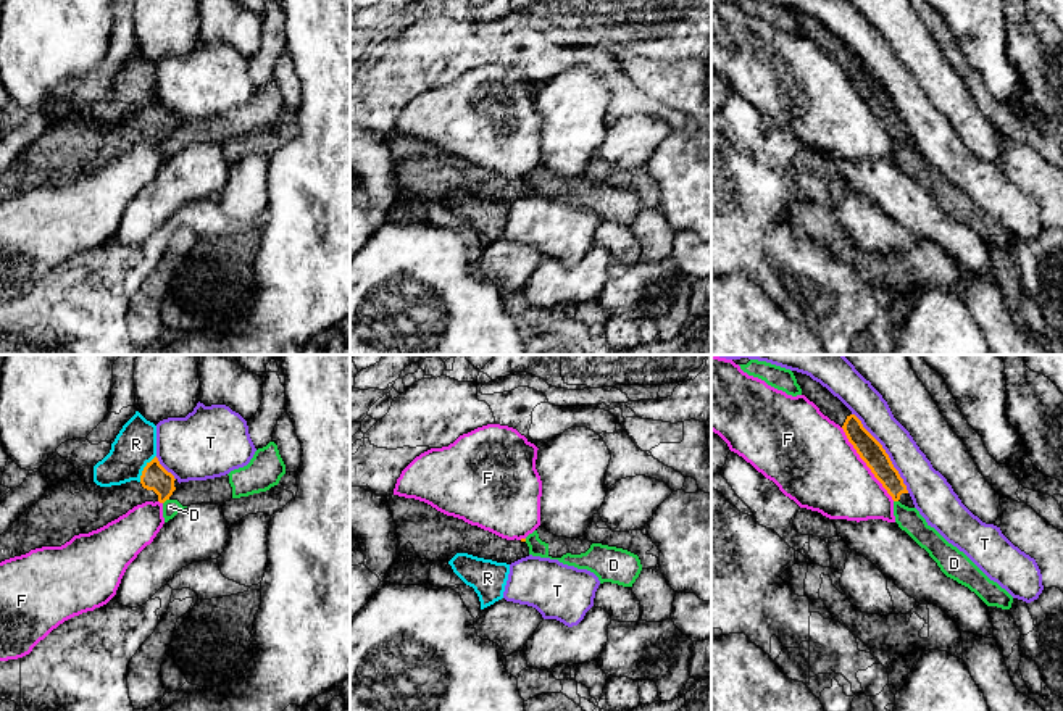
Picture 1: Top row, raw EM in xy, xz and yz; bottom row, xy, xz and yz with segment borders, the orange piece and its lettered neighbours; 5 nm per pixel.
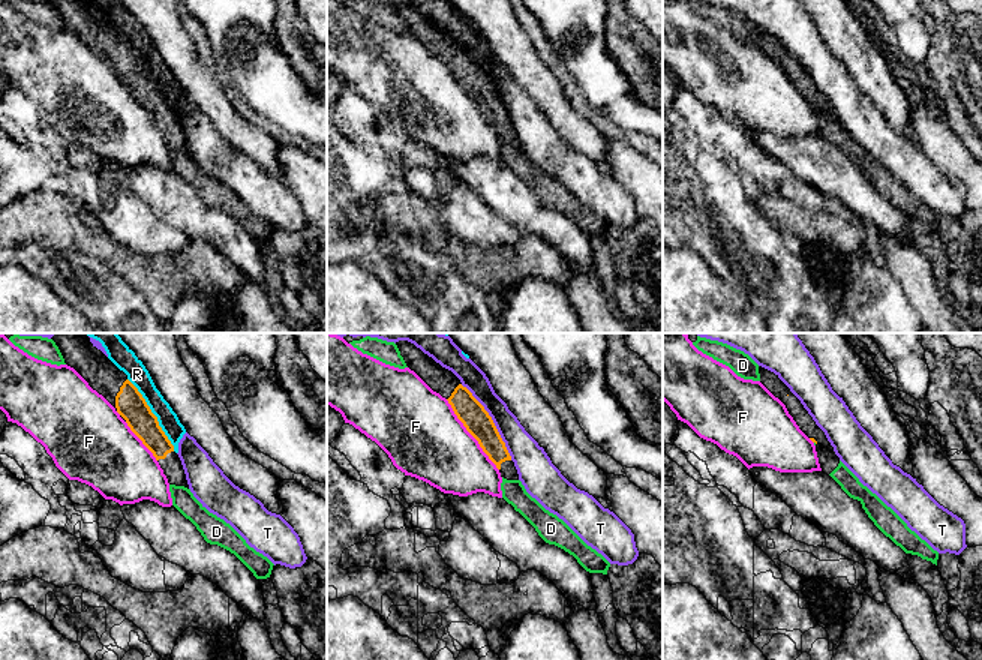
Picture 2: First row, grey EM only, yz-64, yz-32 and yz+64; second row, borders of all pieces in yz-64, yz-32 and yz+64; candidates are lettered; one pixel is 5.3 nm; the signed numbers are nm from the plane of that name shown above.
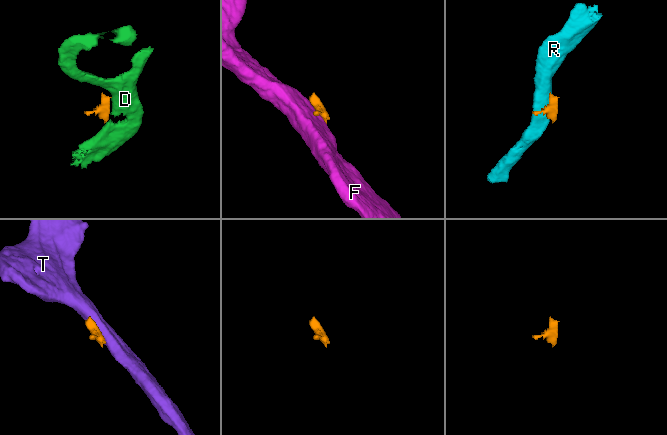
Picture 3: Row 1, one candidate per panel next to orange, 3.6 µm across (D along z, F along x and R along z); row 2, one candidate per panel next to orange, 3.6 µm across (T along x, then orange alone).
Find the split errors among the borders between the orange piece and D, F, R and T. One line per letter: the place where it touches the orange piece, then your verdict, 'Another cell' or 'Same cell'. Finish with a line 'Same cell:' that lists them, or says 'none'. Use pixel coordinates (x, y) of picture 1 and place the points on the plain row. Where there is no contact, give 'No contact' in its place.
D: Touches orange at xy (165, 139). Another cell
F: Touches orange at yz (867, 103). Another cell
R: Touches orange at xy (144, 107). Another cell
T: Touches orange at yz (886, 92). Another cell
Same cell: none

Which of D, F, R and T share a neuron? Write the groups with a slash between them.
D / F / R / T

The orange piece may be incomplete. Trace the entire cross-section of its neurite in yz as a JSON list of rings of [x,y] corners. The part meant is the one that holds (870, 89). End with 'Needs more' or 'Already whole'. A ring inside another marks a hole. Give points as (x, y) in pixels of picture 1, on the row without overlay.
[[[797,10],[792,11],[802,27],[802,34],[813,40],[824,55],[844,68],[848,81],[892,135],[892,139],[900,140],[908,147],[915,147],[907,124],[903,123],[898,110],[894,106],[889,94],[882,84],[863,66],[861,60],[819,21],[813,19],[807,13]]]. Needs more

